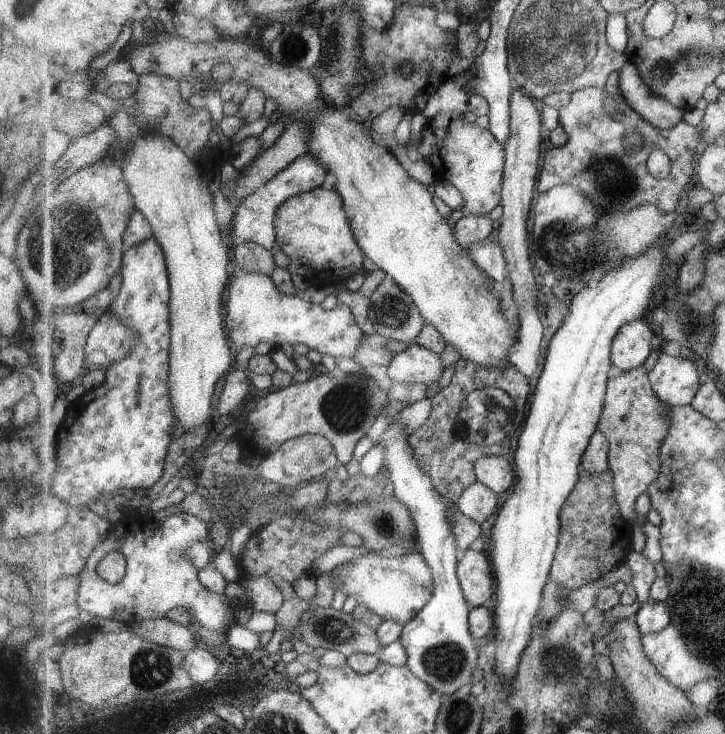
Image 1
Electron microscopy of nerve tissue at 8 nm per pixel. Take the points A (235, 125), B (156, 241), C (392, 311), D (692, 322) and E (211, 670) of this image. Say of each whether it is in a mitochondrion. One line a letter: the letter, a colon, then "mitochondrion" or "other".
A: other
B: other
C: mitochondrion
D: mitochondrion
E: other

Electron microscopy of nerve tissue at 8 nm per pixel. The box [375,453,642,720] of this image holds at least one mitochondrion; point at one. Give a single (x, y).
(555, 673)

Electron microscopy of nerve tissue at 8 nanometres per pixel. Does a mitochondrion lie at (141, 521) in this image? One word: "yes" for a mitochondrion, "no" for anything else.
no

